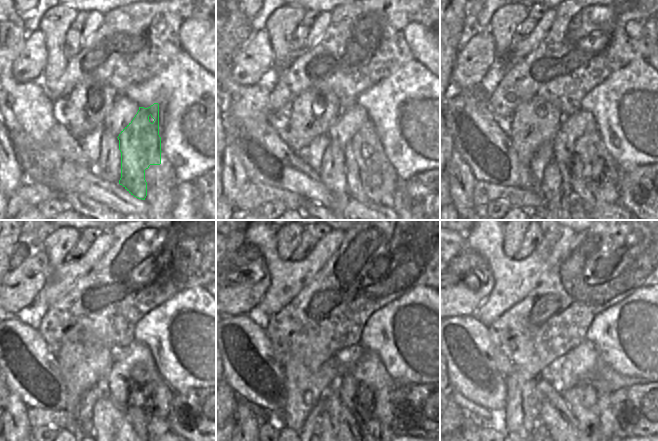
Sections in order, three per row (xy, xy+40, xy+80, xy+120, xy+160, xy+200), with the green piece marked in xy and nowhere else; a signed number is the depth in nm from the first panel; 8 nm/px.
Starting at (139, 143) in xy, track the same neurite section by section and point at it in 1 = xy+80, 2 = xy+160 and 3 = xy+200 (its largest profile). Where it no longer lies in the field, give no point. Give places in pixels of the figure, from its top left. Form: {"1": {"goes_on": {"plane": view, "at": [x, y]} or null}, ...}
{"1": {"goes_on": {"plane": "xy+80", "at": [590, 155]}}, "2": {"goes_on": {"plane": "xy+160", "at": [368, 423]}}, "3": {"goes_on": {"plane": "xy+200", "at": [591, 398]}}}

